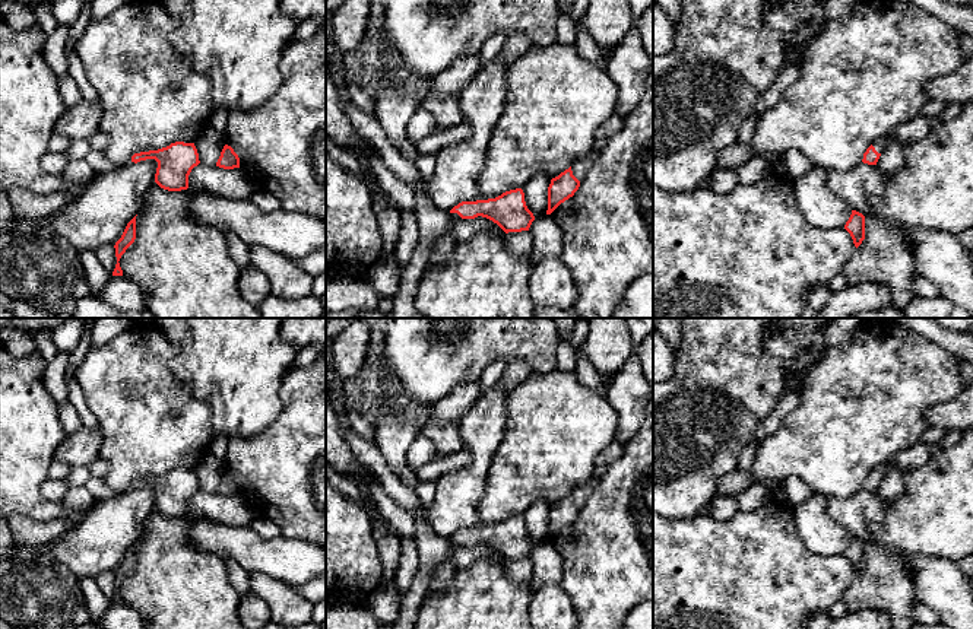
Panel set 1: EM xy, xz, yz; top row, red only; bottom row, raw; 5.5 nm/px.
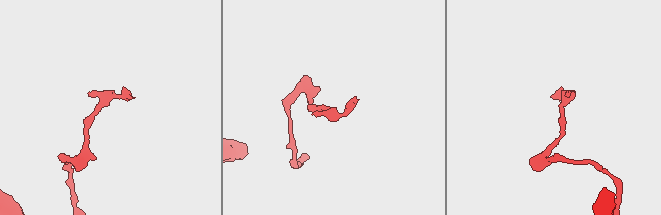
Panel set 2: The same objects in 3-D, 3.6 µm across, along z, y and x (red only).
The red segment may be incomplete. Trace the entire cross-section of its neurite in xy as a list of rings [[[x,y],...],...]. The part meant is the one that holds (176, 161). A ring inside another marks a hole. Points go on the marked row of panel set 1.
[[[175,142],[167,147],[134,153],[131,162],[155,159],[158,162],[155,182],[168,191],[188,188],[188,175],[200,163],[194,143]]]

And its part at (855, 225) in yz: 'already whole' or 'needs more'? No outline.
already whole

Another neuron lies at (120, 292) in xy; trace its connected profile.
[[[111,276],[110,282],[92,290],[92,295],[120,311],[146,309],[146,298],[142,289],[126,276]]]

